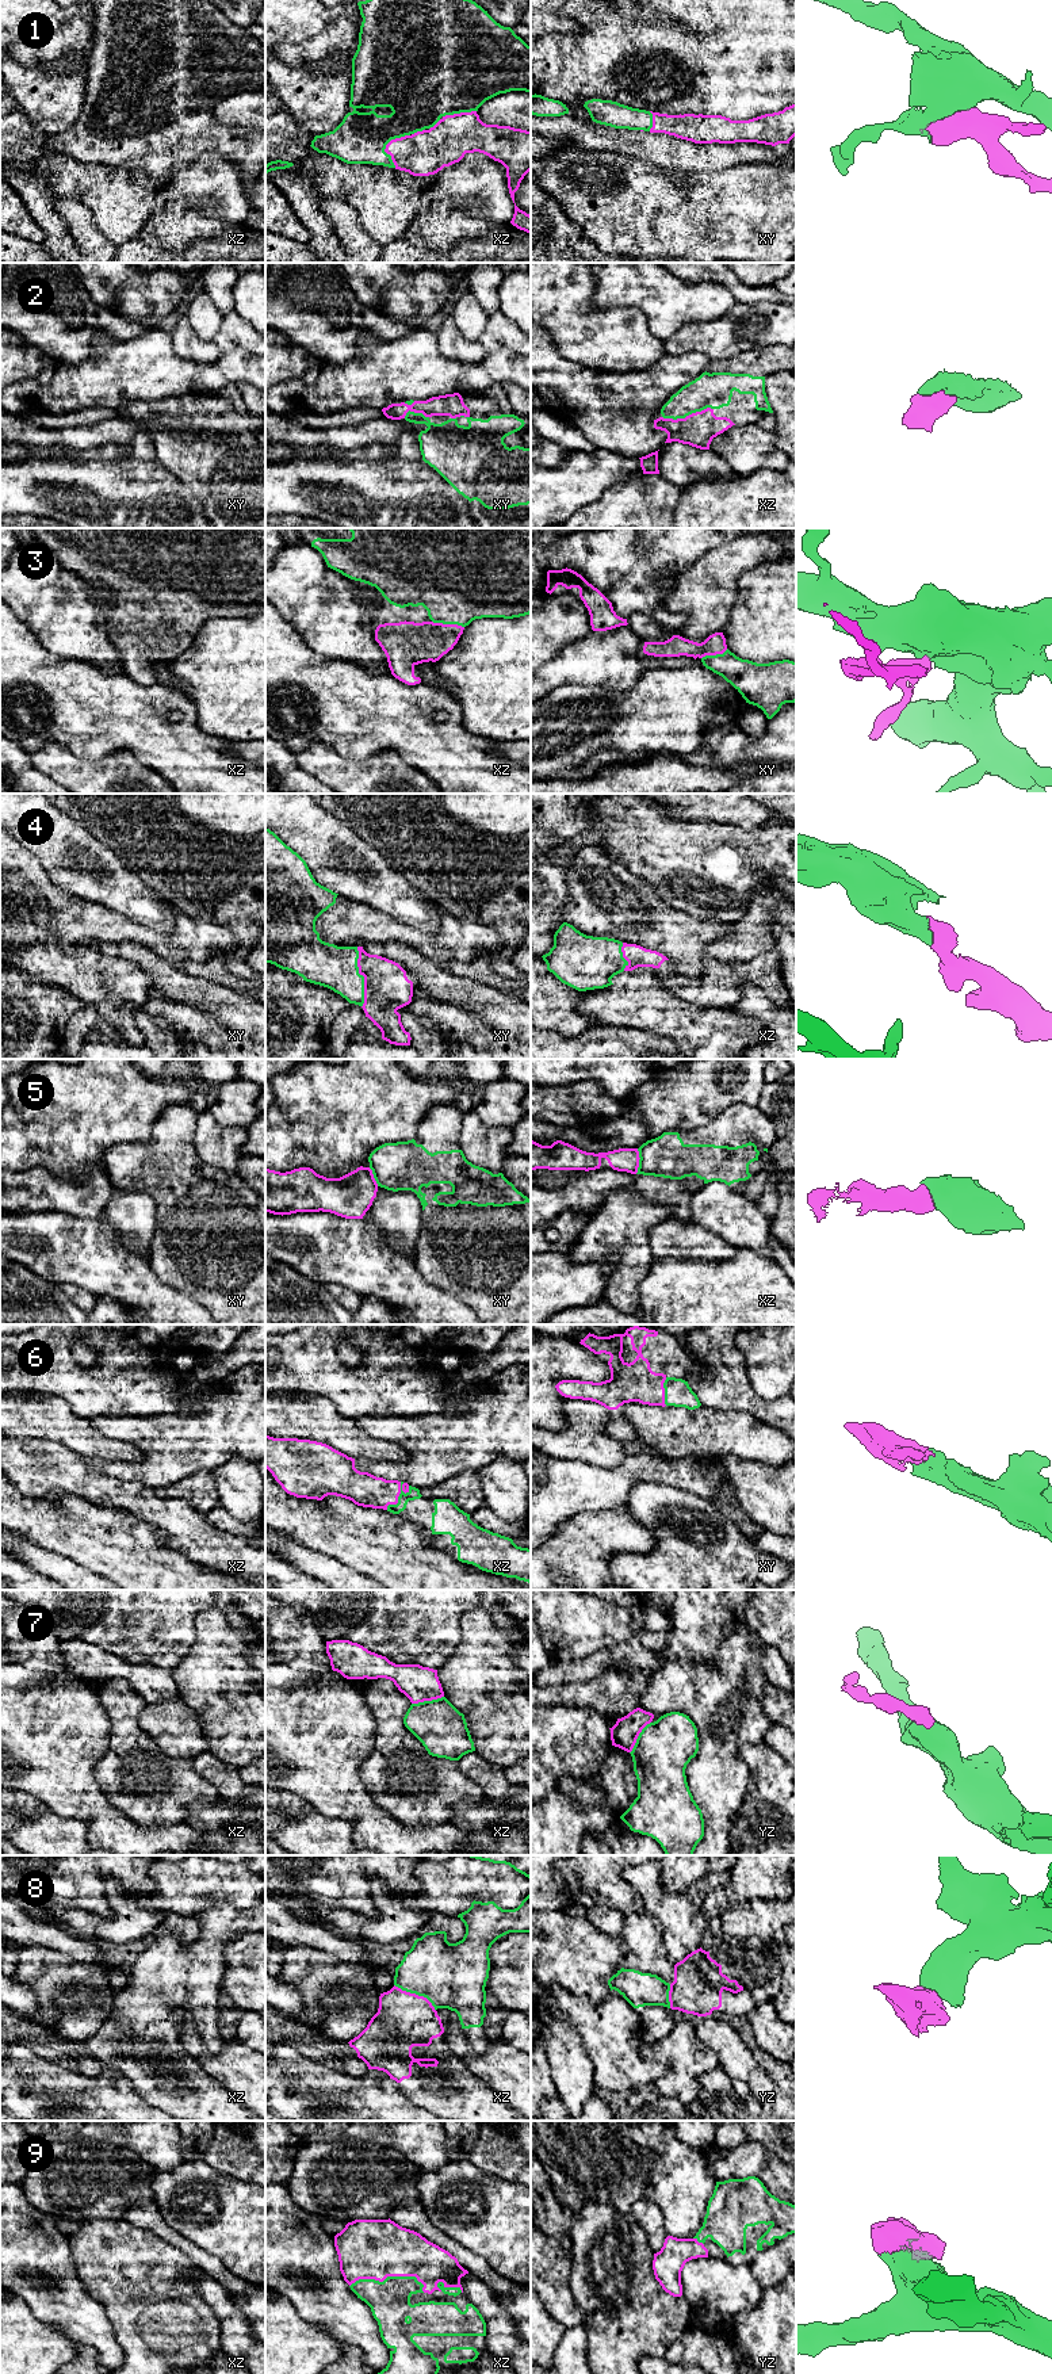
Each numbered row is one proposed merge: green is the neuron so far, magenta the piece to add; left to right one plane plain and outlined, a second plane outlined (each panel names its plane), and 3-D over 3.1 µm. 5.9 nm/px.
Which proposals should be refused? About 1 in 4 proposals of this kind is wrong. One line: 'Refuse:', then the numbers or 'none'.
Refuse: 5, 7

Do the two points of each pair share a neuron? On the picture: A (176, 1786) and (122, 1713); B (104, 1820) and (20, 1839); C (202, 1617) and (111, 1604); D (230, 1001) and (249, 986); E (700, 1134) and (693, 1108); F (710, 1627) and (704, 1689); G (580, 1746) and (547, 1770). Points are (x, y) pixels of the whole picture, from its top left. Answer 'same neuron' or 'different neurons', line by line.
A: same neuron
B: different neurons
C: different neurons
D: different neurons
E: different neurons
F: same neuron
G: same neuron

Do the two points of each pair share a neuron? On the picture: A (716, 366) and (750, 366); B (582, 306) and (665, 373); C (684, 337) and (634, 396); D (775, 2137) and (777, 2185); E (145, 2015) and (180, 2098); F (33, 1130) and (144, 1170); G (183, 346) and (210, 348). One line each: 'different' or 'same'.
A: same
B: different
C: different
D: different
E: same
F: different
G: same

